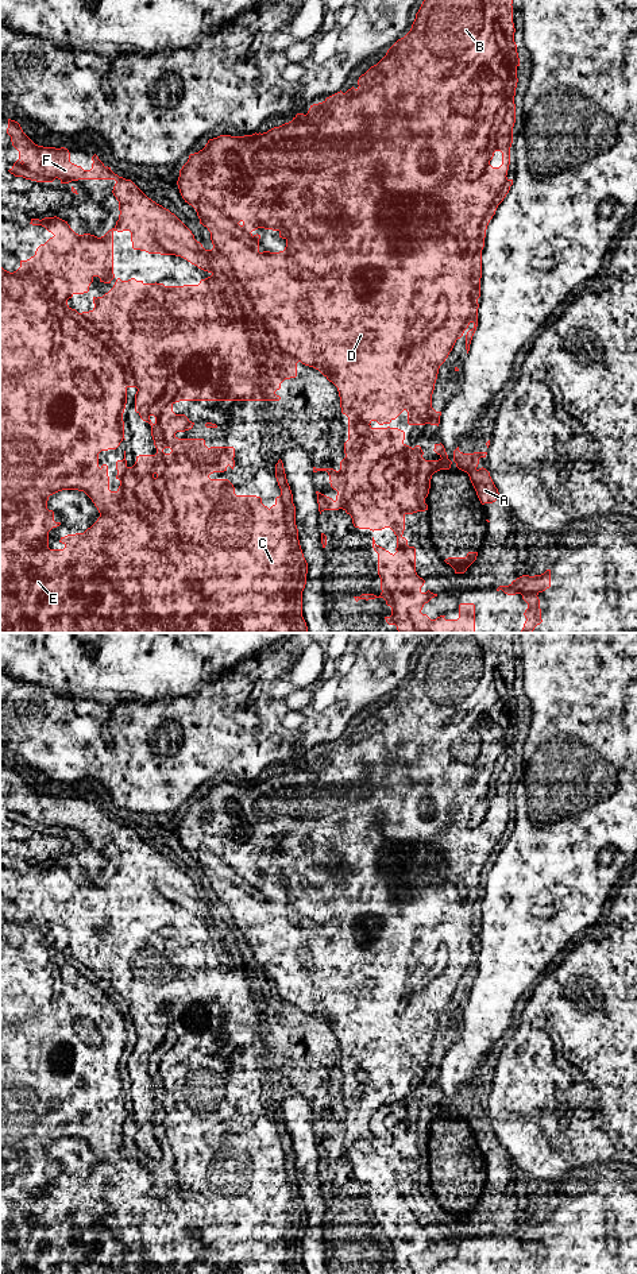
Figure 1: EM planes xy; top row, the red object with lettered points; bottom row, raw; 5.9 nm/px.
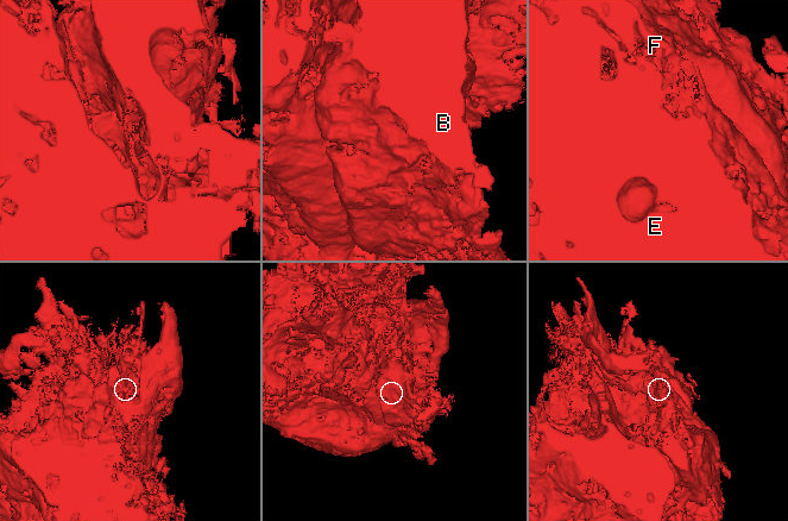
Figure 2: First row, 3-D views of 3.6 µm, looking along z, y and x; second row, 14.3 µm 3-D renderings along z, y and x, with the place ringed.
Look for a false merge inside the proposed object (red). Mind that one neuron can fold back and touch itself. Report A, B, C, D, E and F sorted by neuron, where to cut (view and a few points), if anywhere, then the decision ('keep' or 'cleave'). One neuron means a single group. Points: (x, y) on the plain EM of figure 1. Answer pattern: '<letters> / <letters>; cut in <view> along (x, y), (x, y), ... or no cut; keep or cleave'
A / B C D E F; cut in xy along (475, 1116), (468, 1123); cleave

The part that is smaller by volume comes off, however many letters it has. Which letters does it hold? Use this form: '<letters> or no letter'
A

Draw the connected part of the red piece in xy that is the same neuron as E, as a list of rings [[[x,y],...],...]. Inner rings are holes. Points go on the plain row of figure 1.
[[[439,633],[421,652],[418,660],[416,661],[416,667],[412,672],[410,679],[401,687],[398,687],[386,700],[386,703],[374,714],[371,714],[364,722],[362,722],[358,727],[358,736],[355,737],[354,734],[348,737],[345,741],[341,738],[327,745],[323,750],[313,752],[310,753],[309,758],[306,763],[304,761],[297,761],[292,769],[285,771],[279,775],[274,775],[269,777],[267,780],[263,781],[252,781],[252,783],[244,783],[244,784],[231,784],[231,783],[220,783],[217,785],[209,787],[208,791],[202,798],[198,800],[190,802],[188,810],[182,814],[179,818],[179,825],[177,829],[179,841],[185,850],[192,853],[197,864],[200,866],[200,872],[208,876],[211,880],[211,888],[213,892],[212,897],[205,897],[200,889],[194,887],[194,883],[192,879],[169,857],[163,856],[162,853],[157,852],[151,846],[148,846],[131,827],[126,827],[123,825],[119,825],[115,822],[111,815],[105,815],[104,811],[99,807],[99,804],[94,802],[92,804],[92,816],[90,818],[84,818],[81,814],[77,814],[70,810],[70,800],[67,796],[61,795],[43,795],[35,792],[22,777],[20,772],[15,768],[8,767],[8,776],[7,781],[11,784],[12,794],[19,799],[19,807],[13,811],[13,814],[8,818],[11,822],[15,825],[23,825],[26,827],[36,829],[36,830],[53,830],[55,826],[61,829],[61,831],[69,831],[72,829],[78,829],[78,827],[115,827],[116,831],[113,834],[113,843],[119,849],[119,868],[116,869],[116,873],[109,877],[104,884],[97,885],[90,881],[84,881],[78,883],[76,881],[67,869],[54,864],[54,865],[45,865],[42,868],[39,866],[31,866],[32,873],[42,873],[45,875],[49,880],[51,880],[54,884],[50,885],[45,892],[40,892],[35,903],[31,904],[27,908],[20,908],[20,915],[9,920],[0,915],[0,1274],[306,1274],[306,1270],[302,1265],[302,1239],[306,1232],[306,1221],[308,1221],[308,1211],[304,1205],[300,1188],[298,1188],[298,1177],[296,1173],[296,1154],[293,1151],[293,1142],[290,1138],[290,1134],[286,1127],[283,1111],[279,1107],[278,1111],[275,1112],[275,1126],[278,1130],[278,1134],[281,1136],[281,1143],[275,1146],[275,1151],[269,1157],[262,1151],[262,1146],[256,1143],[236,1143],[235,1142],[235,1135],[228,1127],[211,1127],[209,1123],[213,1120],[224,1120],[227,1119],[227,1115],[229,1113],[232,1117],[235,1115],[235,1096],[233,1095],[211,1095],[208,1096],[205,1093],[204,1086],[178,1086],[175,1084],[177,1080],[185,1080],[193,1076],[194,1070],[192,1070],[185,1062],[175,1062],[173,1059],[173,1053],[179,1049],[279,1049],[281,1045],[275,1042],[277,1038],[281,1036],[281,1031],[285,1027],[296,1026],[297,1024],[297,1011],[301,1009],[305,1014],[313,1015],[318,1018],[329,1030],[332,1030],[339,1039],[340,1045],[340,1055],[341,1061],[348,1065],[348,1088],[344,1090],[344,1101],[345,1105],[340,1109],[340,1117],[336,1119],[333,1116],[316,1116],[313,1115],[313,1120],[317,1119],[327,1119],[329,1123],[329,1131],[333,1138],[337,1139],[336,1147],[333,1148],[332,1146],[316,1139],[317,1142],[317,1151],[318,1151],[318,1159],[320,1162],[324,1158],[339,1158],[343,1157],[347,1162],[351,1163],[352,1171],[355,1175],[359,1177],[370,1177],[370,1178],[382,1178],[385,1175],[390,1175],[394,1182],[397,1184],[397,1196],[395,1201],[390,1201],[385,1196],[379,1194],[375,1192],[375,1188],[372,1185],[372,1196],[378,1201],[378,1223],[381,1225],[381,1243],[377,1244],[374,1242],[362,1242],[360,1244],[354,1244],[355,1248],[358,1250],[359,1247],[375,1247],[375,1246],[383,1246],[386,1248],[386,1252],[391,1255],[391,1263],[385,1265],[386,1270],[389,1273],[395,1273],[395,1274],[475,1274],[475,1252],[474,1251],[460,1251],[459,1252],[459,1266],[458,1267],[445,1267],[445,1263],[440,1263],[436,1267],[431,1267],[426,1262],[422,1262],[421,1258],[425,1251],[428,1251],[432,1246],[437,1244],[437,1242],[431,1240],[429,1238],[426,1240],[421,1239],[421,1235],[424,1234],[425,1228],[420,1225],[416,1220],[416,1196],[408,1193],[408,1188],[402,1184],[405,1178],[405,1163],[406,1162],[413,1162],[417,1159],[425,1159],[428,1158],[428,1153],[425,1151],[425,1146],[429,1142],[431,1136],[431,1127],[432,1123],[440,1117],[449,1117],[451,1112],[455,1109],[456,1115],[468,1123],[476,1117],[479,1112],[480,1105],[486,1105],[487,1100],[474,1100],[474,1101],[463,1101],[459,1099],[459,1095],[453,1099],[453,1108],[451,1109],[448,1107],[448,1103],[445,1100],[444,1093],[435,1092],[435,1100],[440,1104],[439,1108],[425,1108],[422,1105],[424,1100],[420,1093],[416,1093],[414,1096],[406,1093],[404,1090],[405,1088],[405,1080],[398,1077],[398,1076],[383,1076],[383,1072],[390,1072],[393,1068],[395,1068],[404,1058],[408,1059],[408,1072],[409,1073],[437,1073],[440,1072],[440,1063],[441,1059],[436,1059],[432,1055],[432,1042],[435,1038],[435,1031],[437,1027],[439,1016],[440,1014],[445,1009],[448,1005],[449,1000],[452,999],[455,991],[458,987],[460,987],[464,981],[464,978],[468,976],[468,973],[472,970],[474,976],[470,977],[466,982],[466,997],[467,1001],[470,999],[470,992],[472,988],[472,984],[476,978],[478,974],[478,946],[480,945],[480,926],[482,926],[482,897],[484,895],[484,885],[486,885],[486,877],[495,862],[495,858],[498,853],[503,849],[506,842],[510,838],[510,834],[513,833],[513,827],[509,827],[507,818],[510,812],[510,795],[513,791],[513,775],[516,771],[516,752],[514,752],[514,744],[516,744],[516,736],[517,736],[517,715],[520,714],[520,706],[517,700],[517,692],[514,690],[514,671],[513,671],[513,640],[514,636],[513,633]],[[495,799],[502,800],[502,812],[499,815],[493,815],[490,812],[490,808],[494,804]],[[258,876],[265,876],[265,877],[273,877],[279,880],[279,885],[286,888],[286,895],[283,899],[279,900],[270,900],[270,899],[259,899],[259,887],[260,883],[252,883],[251,880],[258,877]],[[123,879],[130,879],[131,880],[131,889],[132,889],[132,896],[134,897],[140,897],[146,899],[148,902],[161,902],[161,903],[175,903],[186,907],[192,912],[197,914],[198,916],[211,920],[212,923],[201,927],[198,933],[184,933],[184,934],[165,934],[163,931],[144,931],[143,929],[136,929],[135,926],[131,926],[128,929],[121,929],[120,926],[116,927],[113,935],[105,941],[103,945],[93,945],[93,951],[94,956],[89,960],[82,960],[78,961],[76,957],[72,957],[67,953],[67,947],[72,946],[74,942],[84,942],[89,939],[89,934],[93,930],[94,924],[100,926],[100,930],[104,931],[111,931],[111,929],[115,926],[113,922],[113,880],[123,880]],[[128,1035],[136,1035],[138,1039],[135,1042],[135,1059],[140,1063],[140,1066],[151,1073],[151,1084],[154,1088],[154,1093],[157,1096],[155,1103],[139,1103],[136,1104],[136,1109],[132,1115],[127,1113],[126,1108],[126,1099],[124,1099],[124,1107],[116,1109],[116,1117],[117,1123],[116,1127],[120,1128],[120,1134],[116,1139],[109,1138],[109,1124],[108,1124],[108,1113],[103,1112],[101,1115],[99,1113],[99,1101],[101,1099],[108,1099],[108,1097],[116,1097],[120,1090],[124,1086],[124,1069],[123,1069],[123,1061],[126,1057],[127,1051],[127,1036]],[[62,1138],[78,1138],[84,1139],[94,1151],[97,1155],[100,1165],[97,1169],[88,1175],[84,1181],[76,1181],[76,1182],[67,1182],[65,1185],[61,1185],[59,1190],[65,1193],[63,1197],[50,1197],[49,1196],[49,1180],[53,1175],[57,1175],[61,1173],[61,1170],[54,1169],[54,1159],[47,1157],[47,1148],[49,1144],[62,1139]]]

